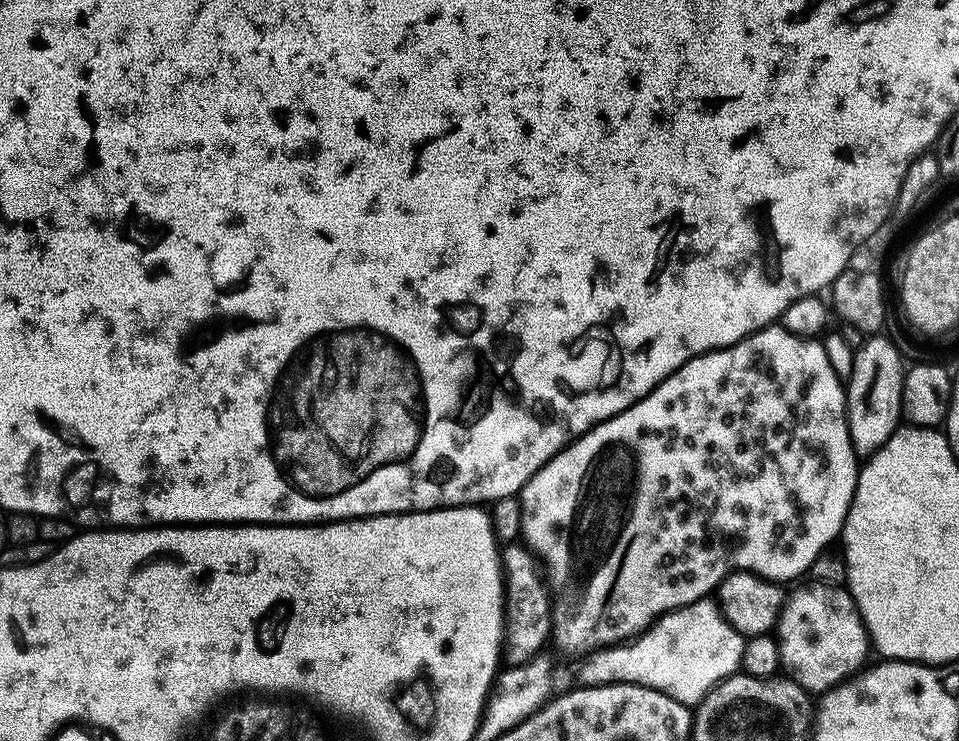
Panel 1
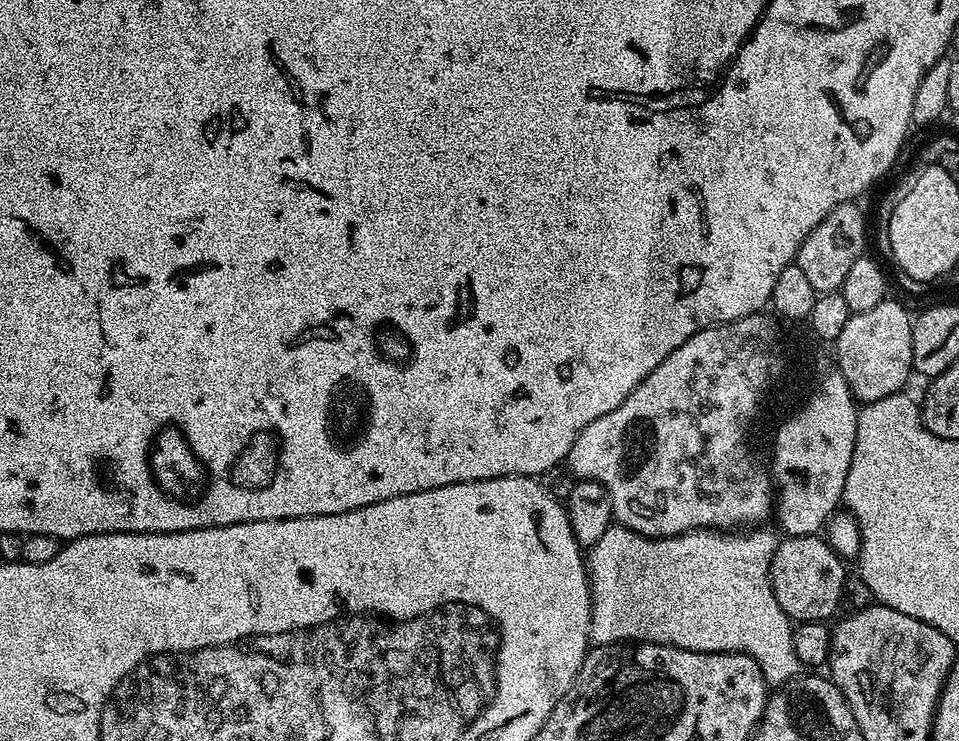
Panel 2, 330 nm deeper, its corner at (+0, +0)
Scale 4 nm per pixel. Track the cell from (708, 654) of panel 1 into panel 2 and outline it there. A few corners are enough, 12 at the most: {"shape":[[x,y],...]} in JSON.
{"shape":[[756,526],[586,552],[591,643],[802,665]]}

